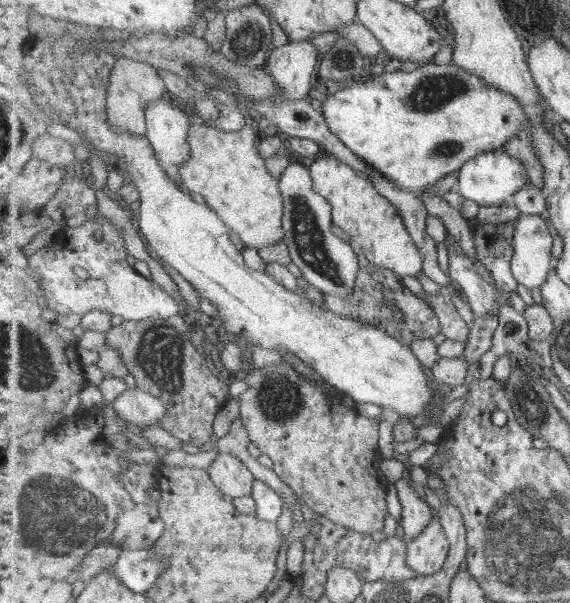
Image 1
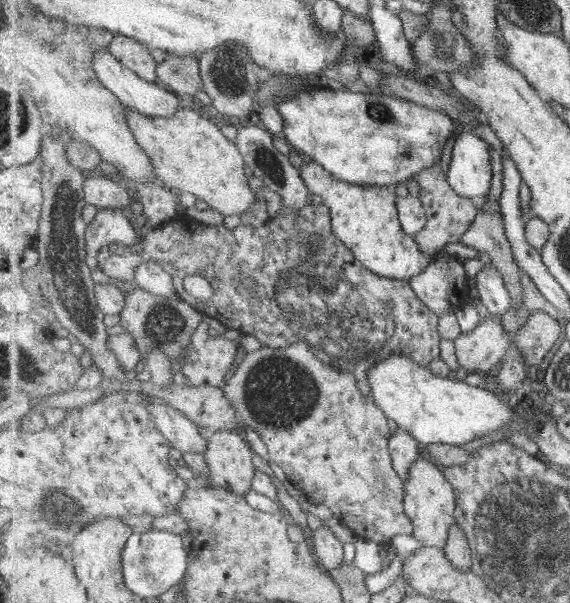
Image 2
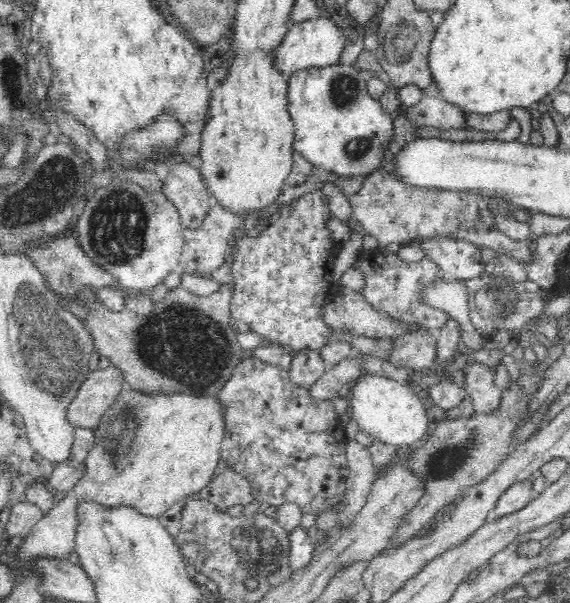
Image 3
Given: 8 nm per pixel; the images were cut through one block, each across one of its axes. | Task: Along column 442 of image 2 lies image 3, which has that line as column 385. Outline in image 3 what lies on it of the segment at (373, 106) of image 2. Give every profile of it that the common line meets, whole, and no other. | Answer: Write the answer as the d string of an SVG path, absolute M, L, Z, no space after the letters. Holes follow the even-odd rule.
M354 65L310 67L293 73L289 80L289 101L295 126L293 151L313 166L324 167L336 177L354 178L374 173L384 162L388 144L394 138L390 114L367 90L368 76Z

